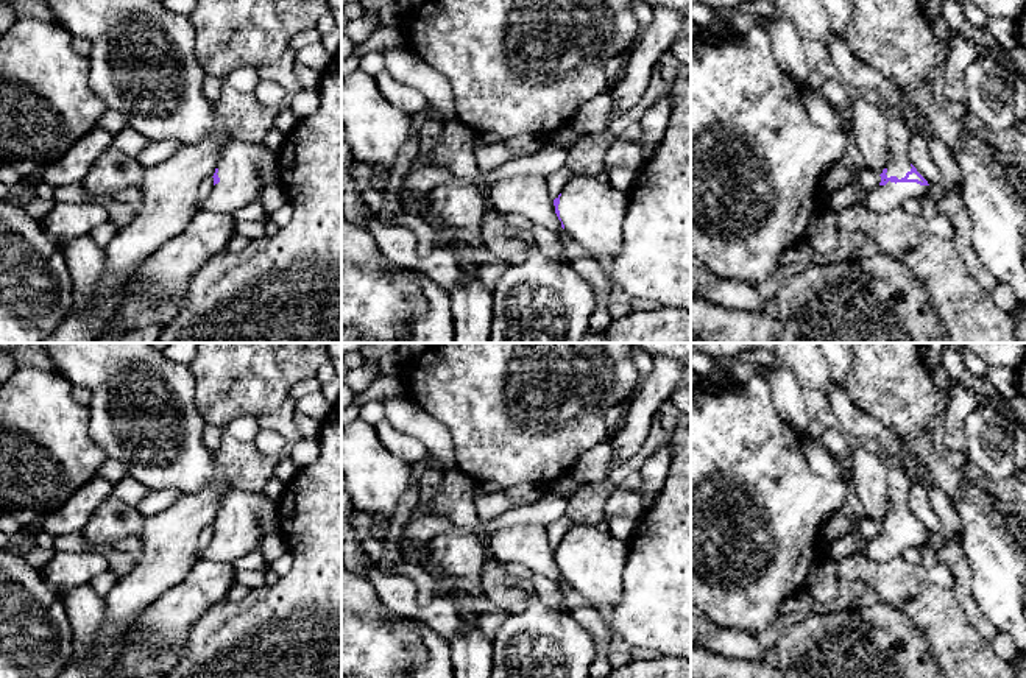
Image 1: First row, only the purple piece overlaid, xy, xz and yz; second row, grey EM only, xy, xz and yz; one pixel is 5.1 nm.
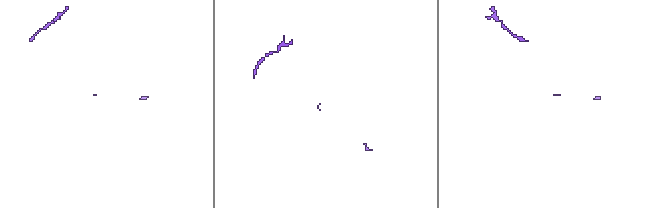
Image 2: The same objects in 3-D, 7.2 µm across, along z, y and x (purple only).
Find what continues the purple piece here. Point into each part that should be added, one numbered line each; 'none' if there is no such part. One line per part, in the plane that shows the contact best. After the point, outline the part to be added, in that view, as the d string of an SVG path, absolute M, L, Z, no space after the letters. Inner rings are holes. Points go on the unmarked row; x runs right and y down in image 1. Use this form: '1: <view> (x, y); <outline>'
1: yz (883, 547); M887 531L870 539L865 549L865 558L870 561L884 563L898 555L907 547L918 549L929 544L929 535L920 535L917 531Z

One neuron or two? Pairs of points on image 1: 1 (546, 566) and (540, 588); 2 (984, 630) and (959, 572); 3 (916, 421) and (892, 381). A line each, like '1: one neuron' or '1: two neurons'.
1: two neurons
2: one neuron
3: one neuron

